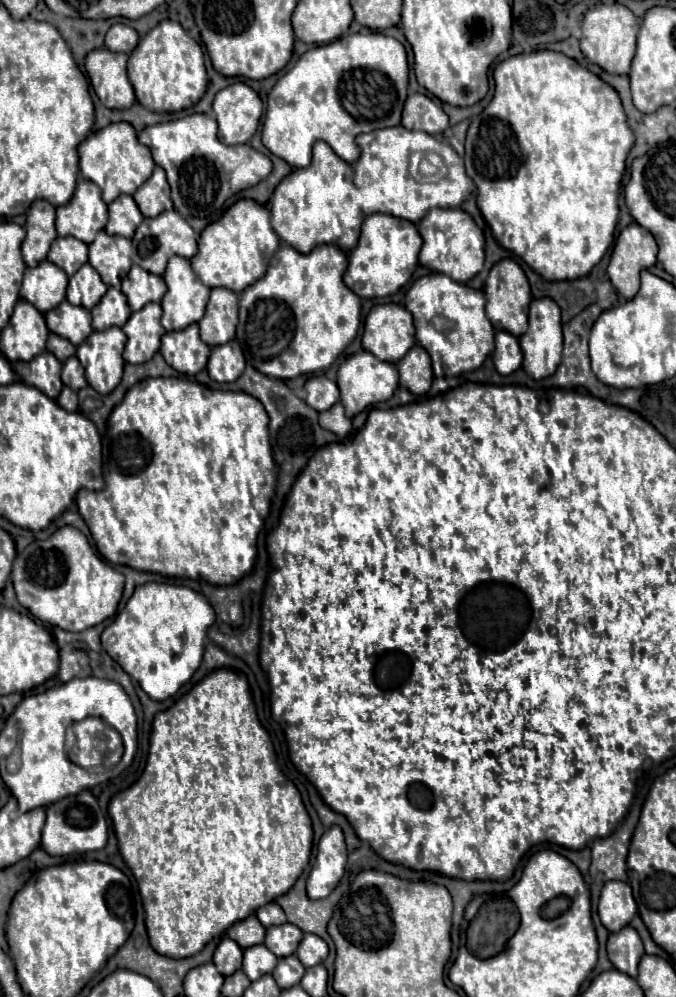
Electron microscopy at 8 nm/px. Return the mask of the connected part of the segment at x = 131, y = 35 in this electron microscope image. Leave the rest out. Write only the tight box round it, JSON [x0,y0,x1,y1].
[106,24,138,54]

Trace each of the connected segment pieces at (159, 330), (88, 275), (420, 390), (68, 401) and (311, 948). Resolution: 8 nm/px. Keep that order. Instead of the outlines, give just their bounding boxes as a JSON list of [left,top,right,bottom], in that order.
[[122,304,164,364],[68,264,108,310],[396,344,434,396],[56,388,78,412],[296,934,328,968]]

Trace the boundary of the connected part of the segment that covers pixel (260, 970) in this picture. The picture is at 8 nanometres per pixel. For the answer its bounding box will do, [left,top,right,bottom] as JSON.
[242,944,278,980]

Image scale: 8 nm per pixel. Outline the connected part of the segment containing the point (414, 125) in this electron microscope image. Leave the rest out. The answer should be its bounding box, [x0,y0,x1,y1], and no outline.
[402,94,450,136]

